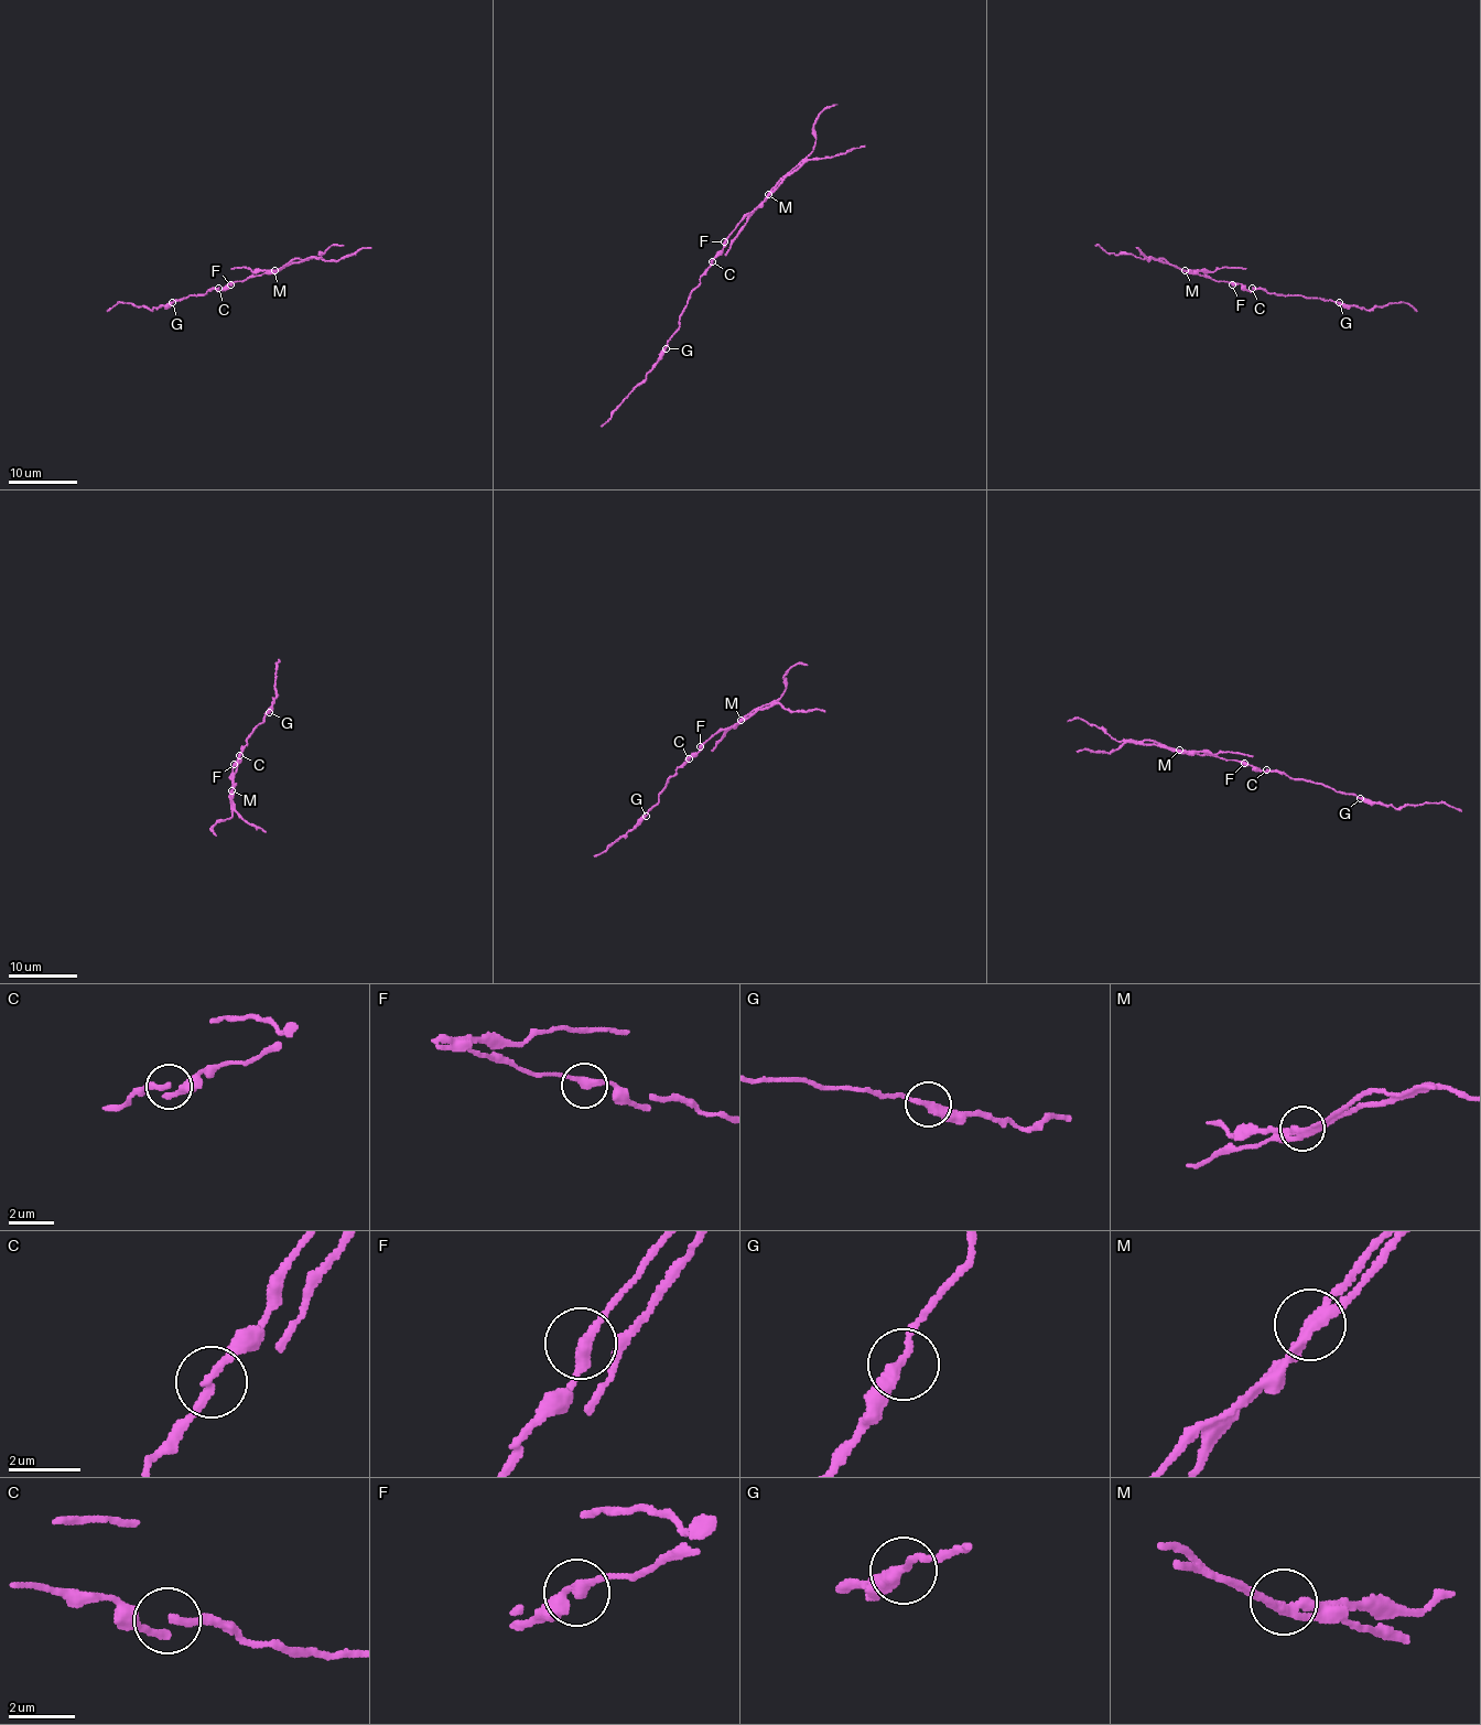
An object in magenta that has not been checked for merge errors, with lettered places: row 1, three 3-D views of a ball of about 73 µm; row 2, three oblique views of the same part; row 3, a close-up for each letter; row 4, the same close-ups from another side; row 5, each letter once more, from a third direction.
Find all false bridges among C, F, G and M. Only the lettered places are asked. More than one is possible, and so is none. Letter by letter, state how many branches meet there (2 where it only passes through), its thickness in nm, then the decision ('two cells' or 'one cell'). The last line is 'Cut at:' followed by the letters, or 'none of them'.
C: 2 branches meet; 200 nm thick; one cell
F: 2 branches meet; 320 nm thick; one cell
G: 2 branches meet; 300 nm thick; one cell
M: 2 branches meet; 300 nm thick; two cells
Cut at: M

